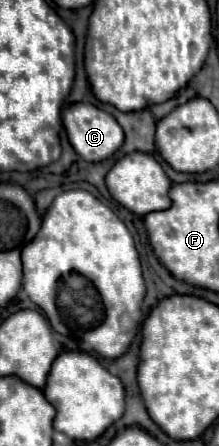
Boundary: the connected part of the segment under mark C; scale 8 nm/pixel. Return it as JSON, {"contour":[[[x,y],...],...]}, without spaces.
{"contour":[[[75,103],[75,105],[65,107],[63,125],[67,131],[67,139],[77,151],[77,155],[81,155],[89,163],[101,163],[109,159],[123,145],[123,129],[115,121],[115,117],[91,103]]]}

